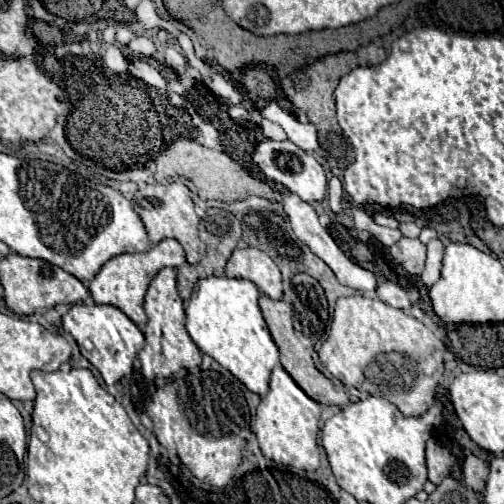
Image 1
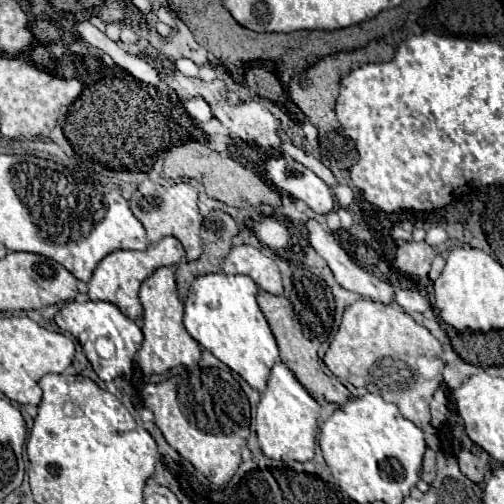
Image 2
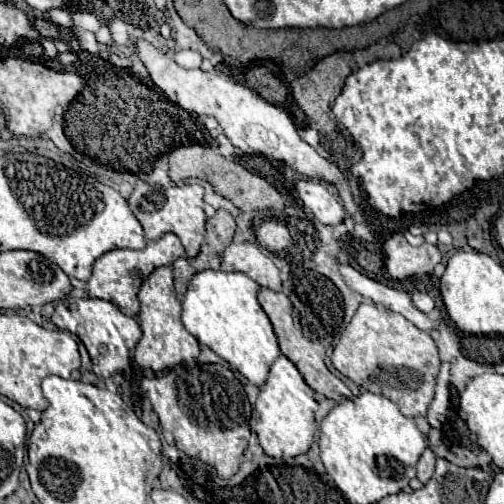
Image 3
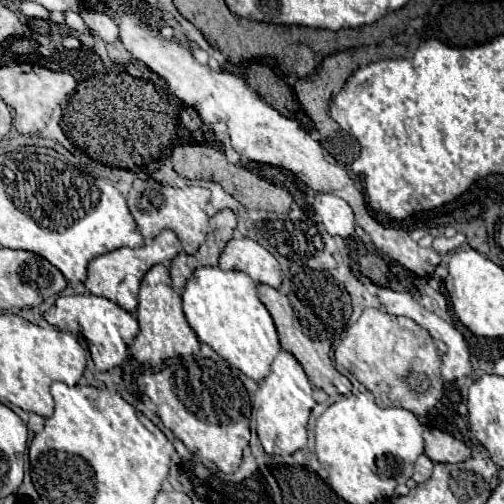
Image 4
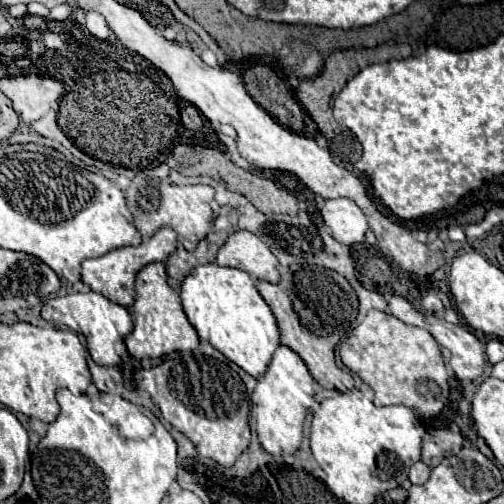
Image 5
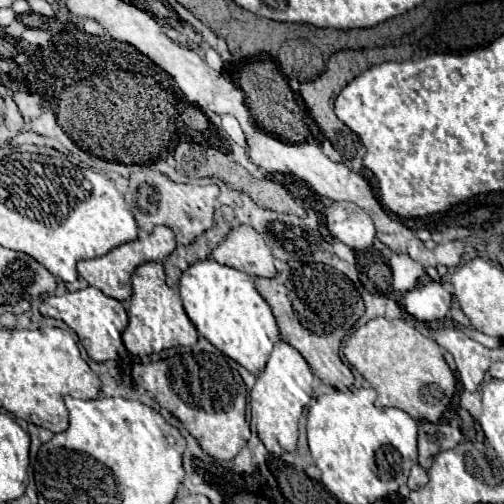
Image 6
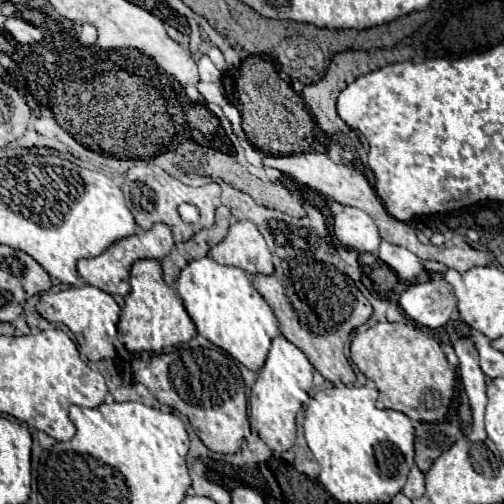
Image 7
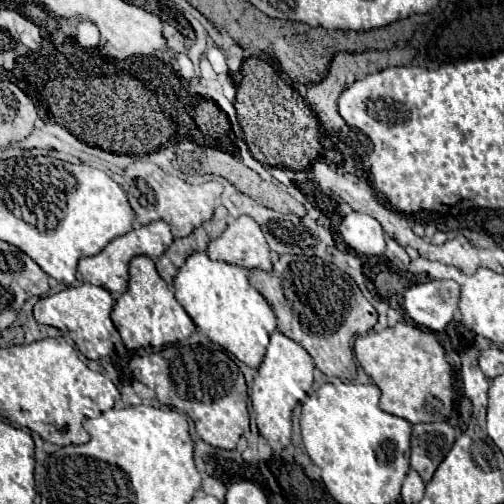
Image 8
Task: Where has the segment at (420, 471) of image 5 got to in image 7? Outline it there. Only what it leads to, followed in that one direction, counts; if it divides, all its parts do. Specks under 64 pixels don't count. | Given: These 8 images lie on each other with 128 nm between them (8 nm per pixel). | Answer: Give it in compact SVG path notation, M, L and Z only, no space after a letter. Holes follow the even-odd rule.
M414 466L408 474L408 482L404 484L402 492L408 496L408 498L420 498L424 494L424 474Z

